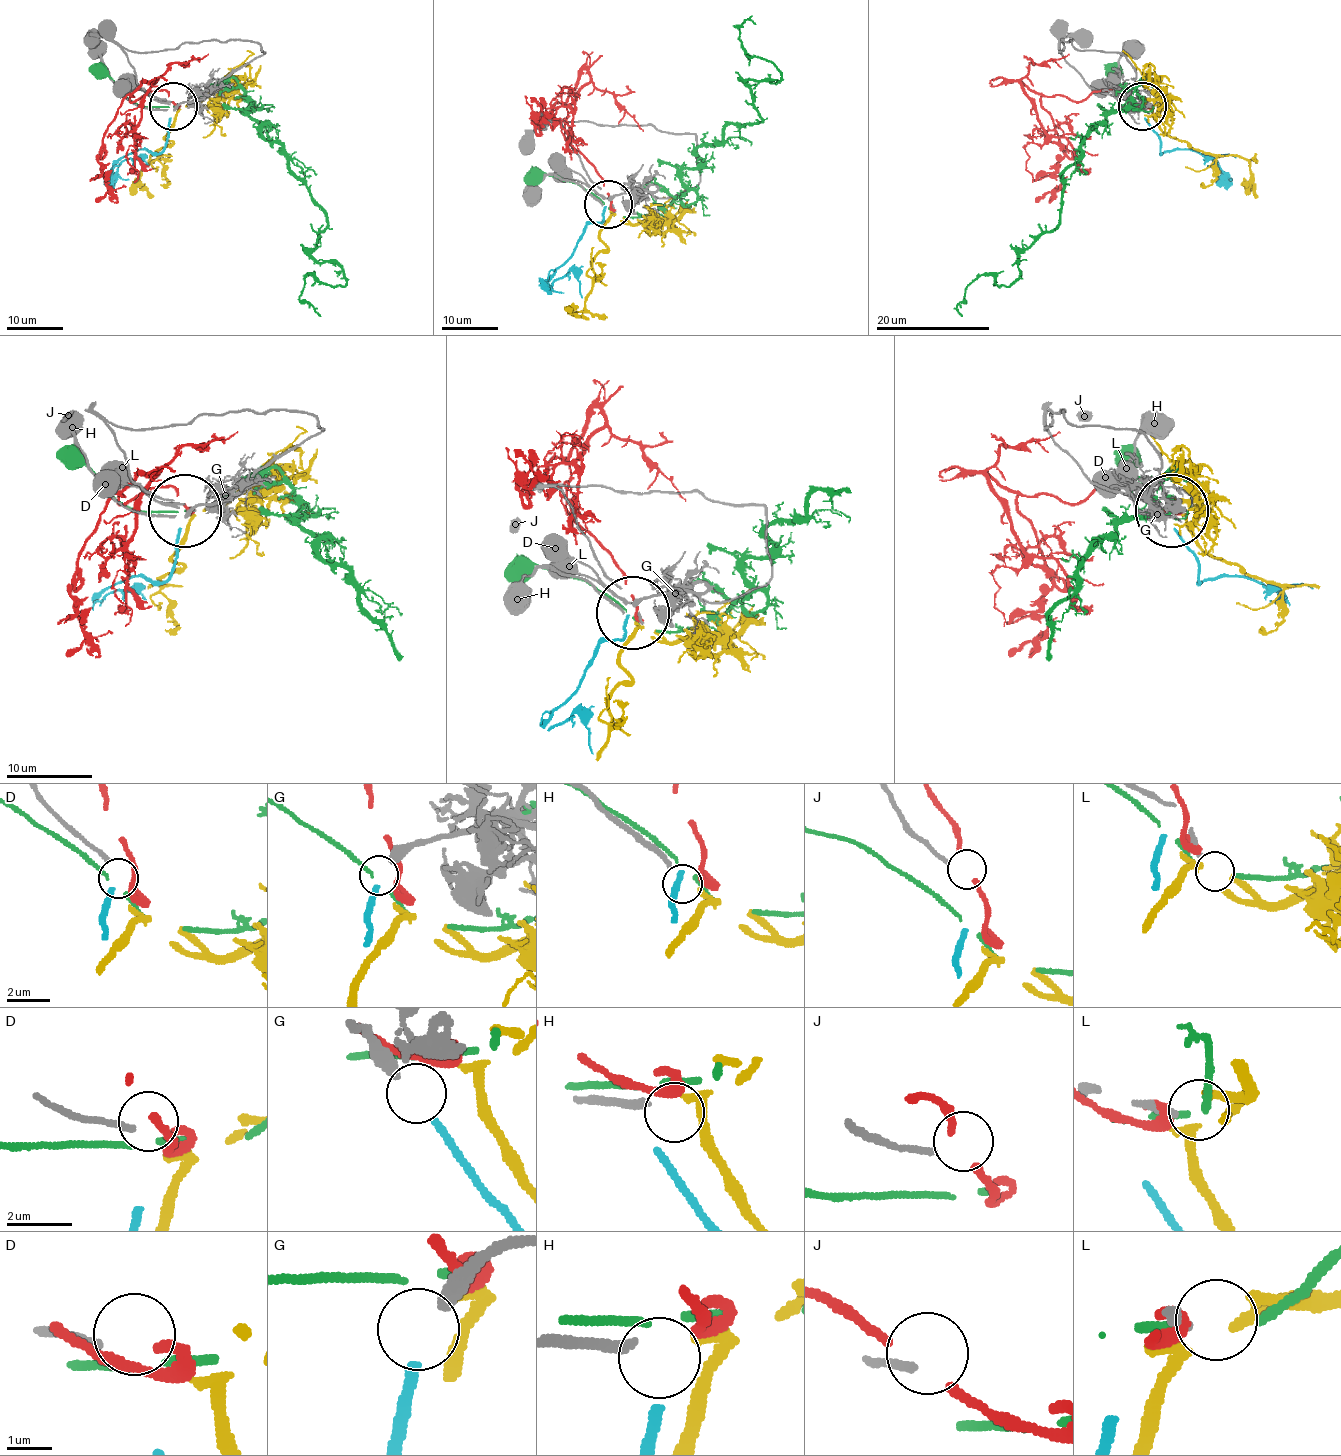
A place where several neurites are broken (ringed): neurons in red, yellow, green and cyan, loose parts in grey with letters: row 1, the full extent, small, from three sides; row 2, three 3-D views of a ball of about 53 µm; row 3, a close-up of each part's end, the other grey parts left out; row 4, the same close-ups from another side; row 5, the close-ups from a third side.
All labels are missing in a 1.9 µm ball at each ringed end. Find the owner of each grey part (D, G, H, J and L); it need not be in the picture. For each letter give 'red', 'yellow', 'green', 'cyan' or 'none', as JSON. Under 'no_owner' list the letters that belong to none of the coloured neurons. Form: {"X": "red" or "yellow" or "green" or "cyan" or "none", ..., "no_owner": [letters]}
{"D": "none", "G": "cyan", "H": "yellow", "J": "none", "L": "none", "no_owner": ["D", "J", "L"]}

